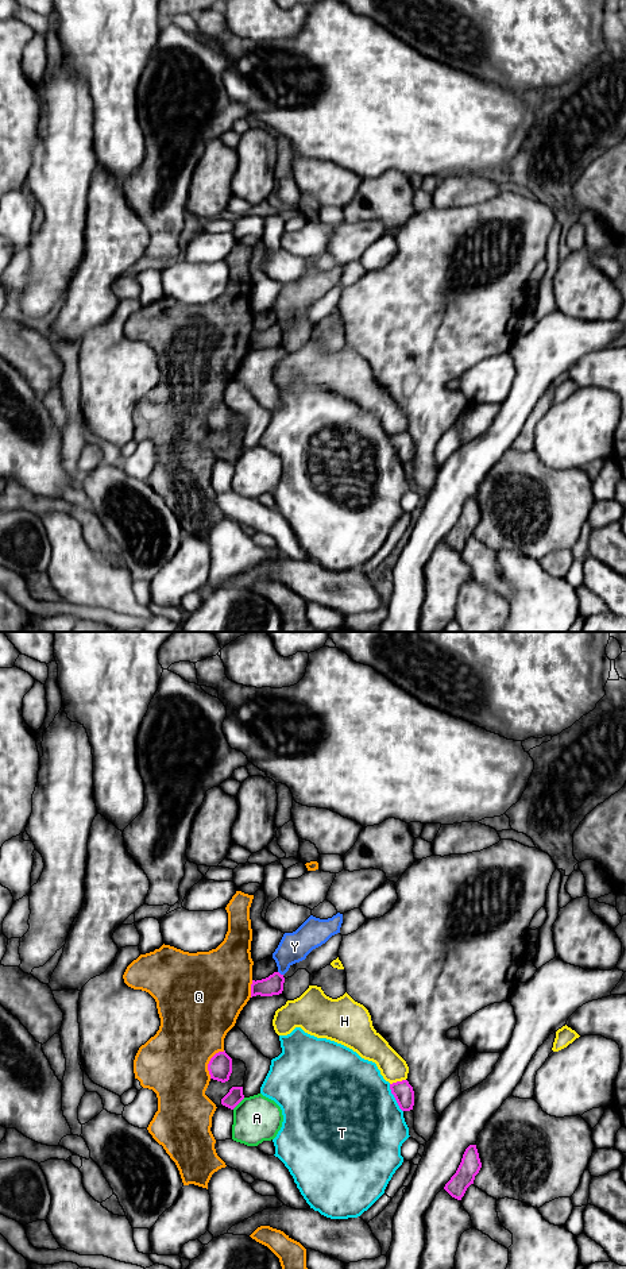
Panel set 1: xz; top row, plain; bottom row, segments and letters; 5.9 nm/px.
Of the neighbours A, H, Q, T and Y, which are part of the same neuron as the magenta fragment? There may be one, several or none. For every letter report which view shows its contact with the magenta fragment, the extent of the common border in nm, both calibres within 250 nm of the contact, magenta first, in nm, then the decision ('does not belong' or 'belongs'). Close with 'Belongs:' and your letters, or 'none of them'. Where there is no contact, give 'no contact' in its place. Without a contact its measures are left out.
A: xz | 100 nm | 90/280 nm | does not belong
H: xz | 100 nm | 120/160 nm | does not belong
Q: xz | 190 nm | 140/400 nm | does not belong
T: xz | 190 nm | 120/500 nm | does not belong
Y: xz | 40 nm | 120/180 nm | does not belong
Belongs: none of them

